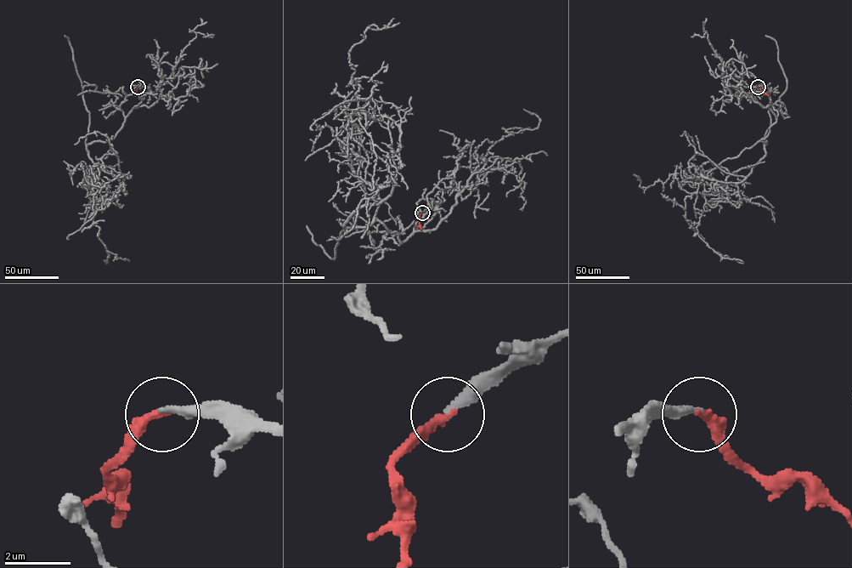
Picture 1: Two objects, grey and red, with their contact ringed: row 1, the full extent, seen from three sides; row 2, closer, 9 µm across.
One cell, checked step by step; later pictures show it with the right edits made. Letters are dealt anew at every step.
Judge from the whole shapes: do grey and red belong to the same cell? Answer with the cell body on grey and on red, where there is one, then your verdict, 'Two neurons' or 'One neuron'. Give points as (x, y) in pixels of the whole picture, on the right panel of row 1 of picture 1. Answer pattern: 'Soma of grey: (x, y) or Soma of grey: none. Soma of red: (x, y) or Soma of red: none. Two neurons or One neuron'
Soma of grey: none. Soma of red: none. One neuron

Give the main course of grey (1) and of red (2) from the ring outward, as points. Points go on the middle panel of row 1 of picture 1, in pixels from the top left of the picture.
1: (422, 212), (437, 203), (402, 242), (375, 217), (381, 201), (349, 118), (352, 132), (362, 117), (407, 190)
2: (422, 212), (420, 215), (421, 230)

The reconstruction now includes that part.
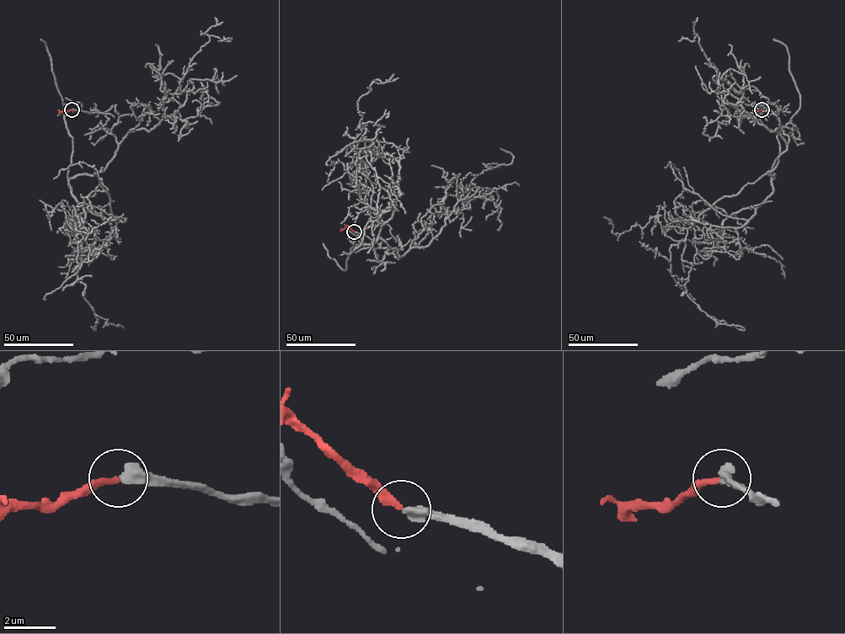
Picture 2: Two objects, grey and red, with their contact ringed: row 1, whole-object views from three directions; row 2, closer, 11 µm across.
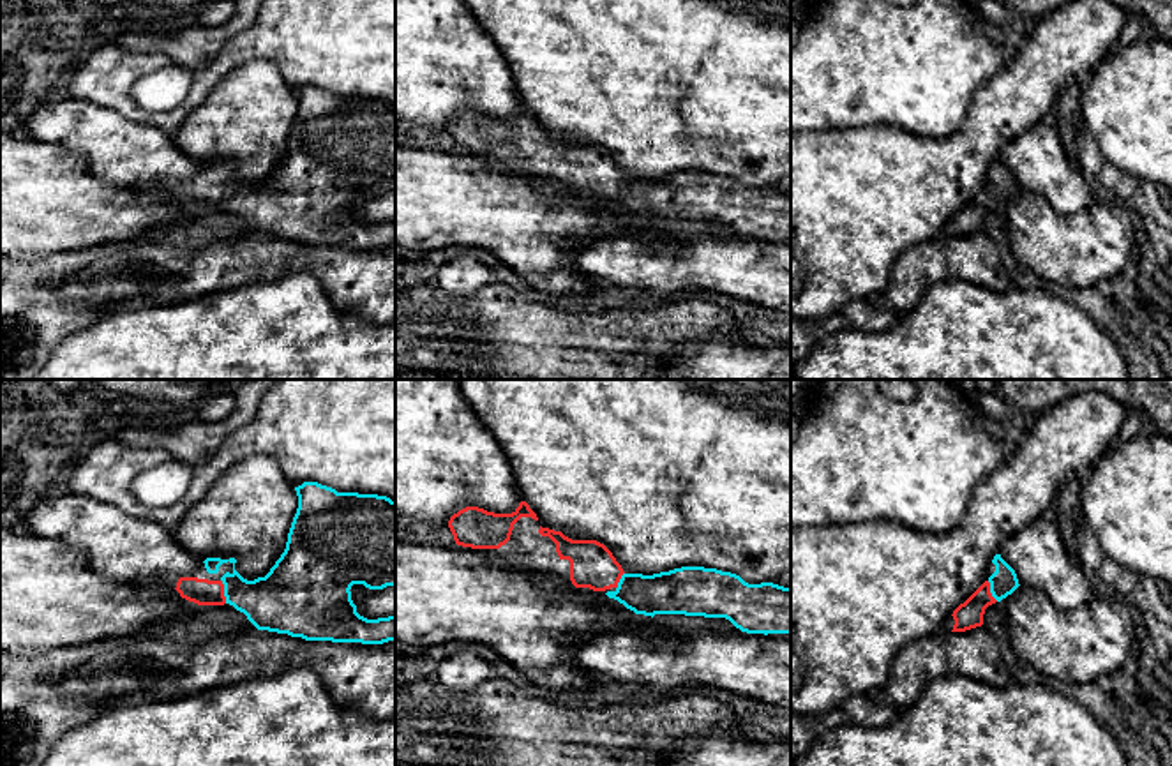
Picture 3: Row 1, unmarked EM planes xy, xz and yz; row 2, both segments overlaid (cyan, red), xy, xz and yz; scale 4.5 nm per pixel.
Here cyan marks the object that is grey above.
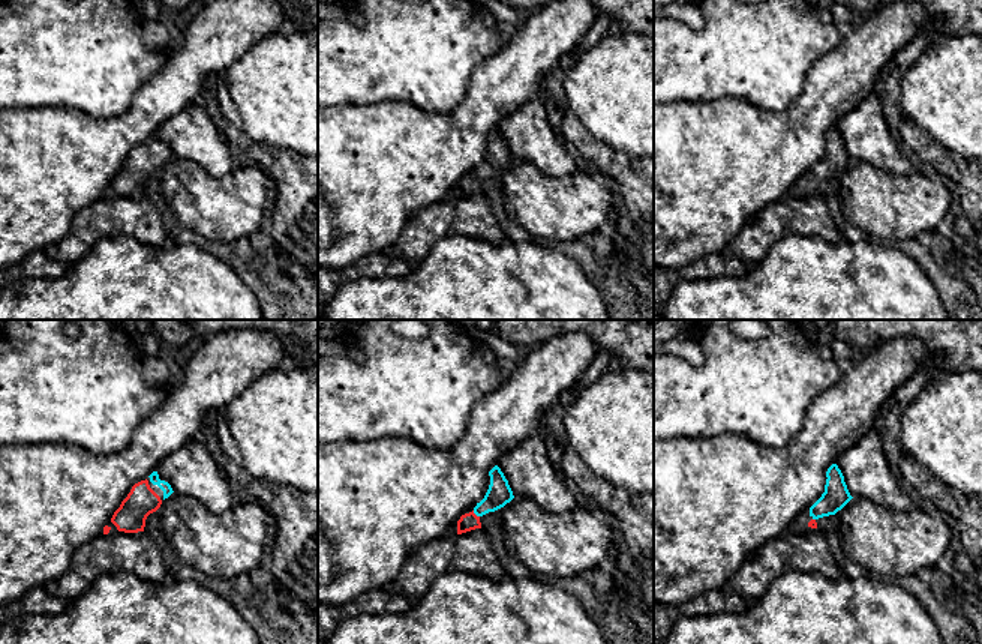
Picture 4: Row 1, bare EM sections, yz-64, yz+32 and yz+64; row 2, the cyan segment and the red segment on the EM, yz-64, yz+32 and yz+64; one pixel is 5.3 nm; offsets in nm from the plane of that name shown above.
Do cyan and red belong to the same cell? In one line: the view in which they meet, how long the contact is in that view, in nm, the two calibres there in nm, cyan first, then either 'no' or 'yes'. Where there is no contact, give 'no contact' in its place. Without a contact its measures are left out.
contact in xy; length 110 nm; calibres 280 and 120 nm; yes

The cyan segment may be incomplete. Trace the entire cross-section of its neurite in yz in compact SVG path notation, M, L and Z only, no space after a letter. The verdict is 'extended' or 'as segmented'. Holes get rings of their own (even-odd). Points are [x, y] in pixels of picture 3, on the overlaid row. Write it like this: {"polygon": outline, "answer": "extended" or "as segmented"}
{"polygon": "M995 554L992 563L995 565L995 572L953 611L955 625L951 632L965 632L981 627L985 609L1001 602L1020 586L1015 570L1001 554Z", "answer": "extended"}

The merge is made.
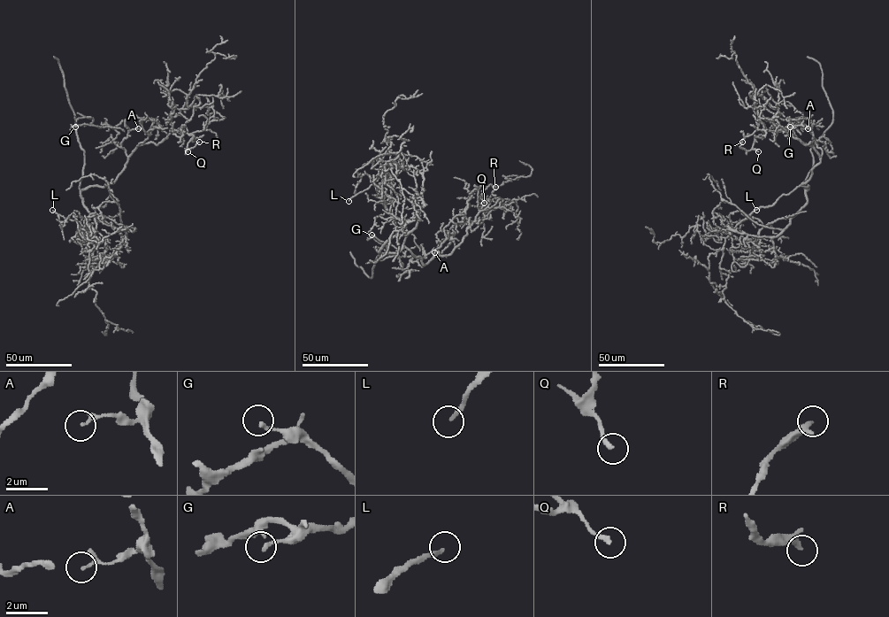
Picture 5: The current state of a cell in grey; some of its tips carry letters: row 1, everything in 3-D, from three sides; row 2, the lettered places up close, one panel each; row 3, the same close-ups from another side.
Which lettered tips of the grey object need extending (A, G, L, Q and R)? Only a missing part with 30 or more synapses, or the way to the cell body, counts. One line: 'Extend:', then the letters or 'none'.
Extend: L, Q, R

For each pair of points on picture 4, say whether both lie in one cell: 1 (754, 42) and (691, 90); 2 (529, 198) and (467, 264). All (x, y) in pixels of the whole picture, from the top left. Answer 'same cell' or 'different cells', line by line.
1: same cell
2: different cells

